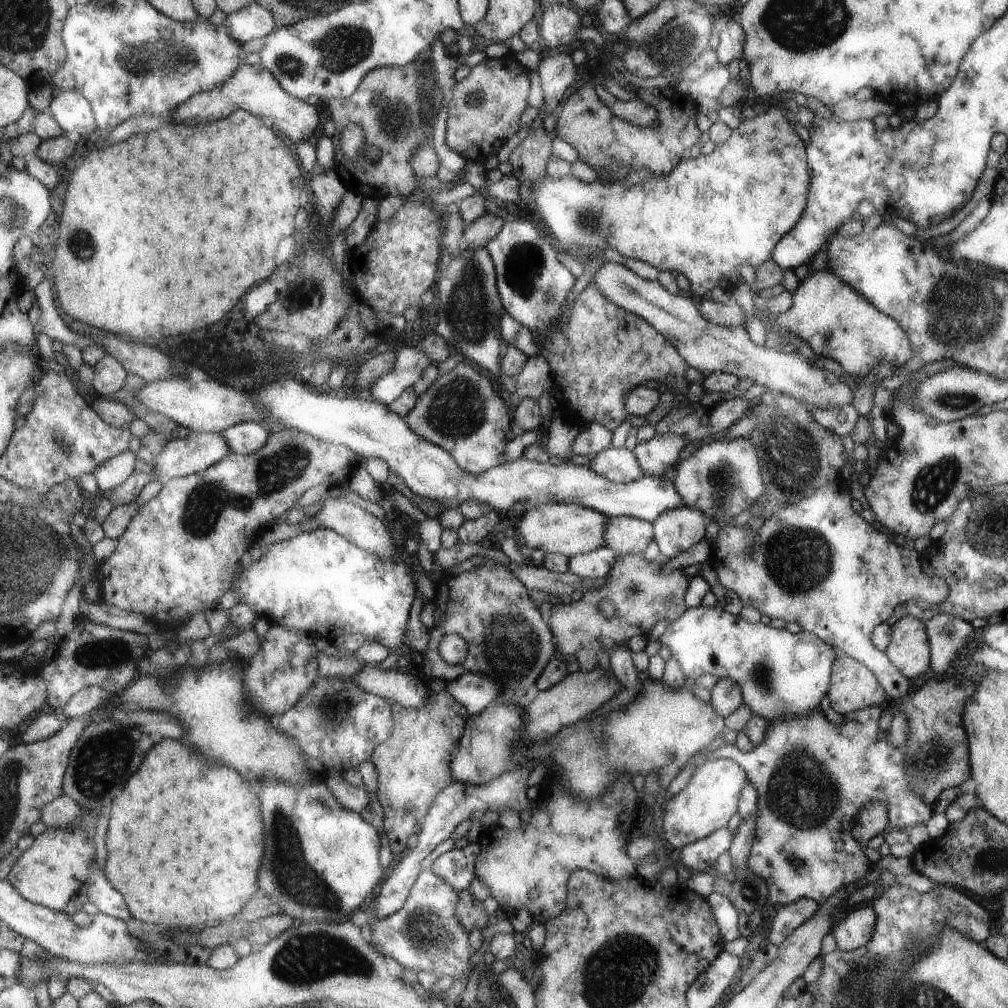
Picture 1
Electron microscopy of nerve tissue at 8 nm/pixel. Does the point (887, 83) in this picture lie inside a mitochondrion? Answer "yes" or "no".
no

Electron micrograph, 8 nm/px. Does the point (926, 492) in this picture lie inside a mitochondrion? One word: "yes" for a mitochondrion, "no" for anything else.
yes

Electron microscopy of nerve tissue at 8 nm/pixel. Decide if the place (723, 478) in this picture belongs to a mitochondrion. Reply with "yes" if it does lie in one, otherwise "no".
yes

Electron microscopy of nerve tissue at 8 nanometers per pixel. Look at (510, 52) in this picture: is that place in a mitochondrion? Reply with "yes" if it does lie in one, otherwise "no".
no

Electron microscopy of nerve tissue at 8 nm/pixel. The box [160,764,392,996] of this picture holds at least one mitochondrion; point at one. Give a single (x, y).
(306, 957)

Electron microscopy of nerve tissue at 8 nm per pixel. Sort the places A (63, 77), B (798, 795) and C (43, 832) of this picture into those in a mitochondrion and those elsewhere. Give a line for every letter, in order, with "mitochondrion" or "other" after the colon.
A: other
B: mitochondrion
C: other

